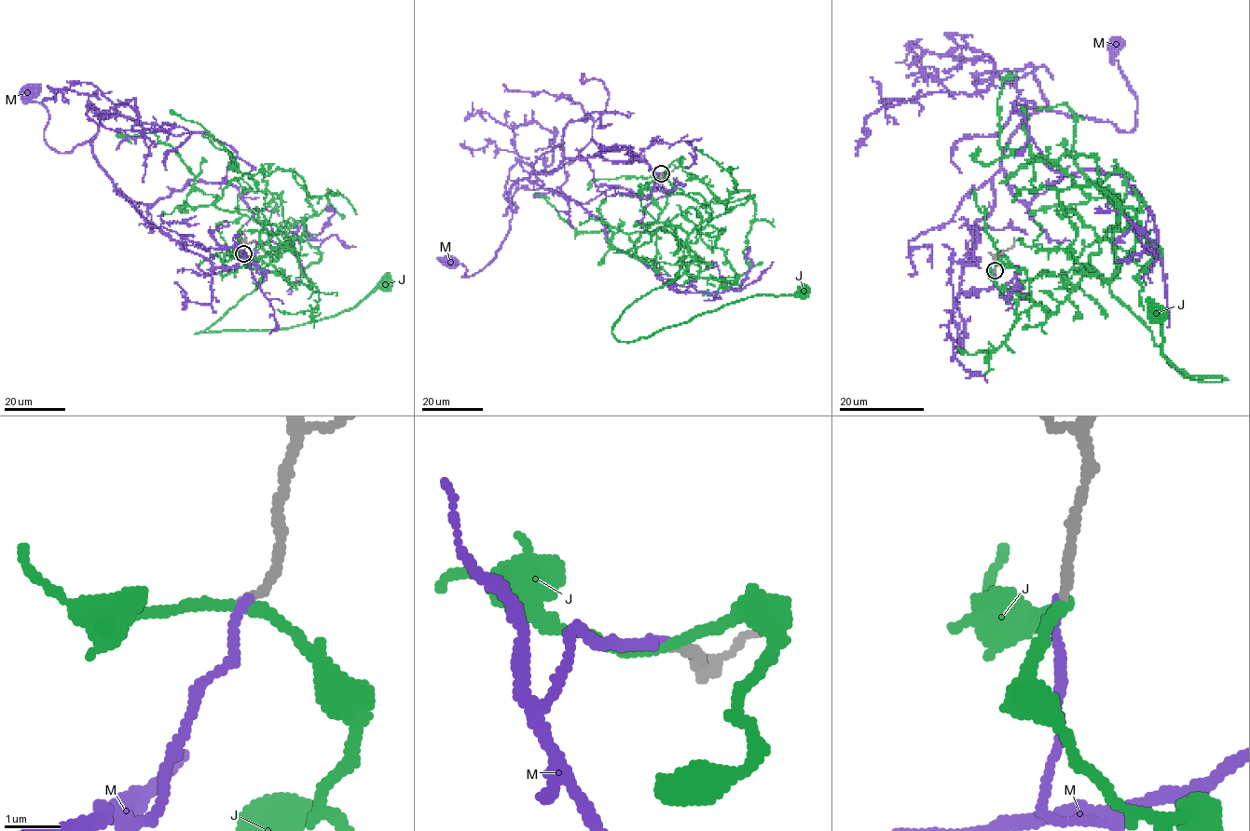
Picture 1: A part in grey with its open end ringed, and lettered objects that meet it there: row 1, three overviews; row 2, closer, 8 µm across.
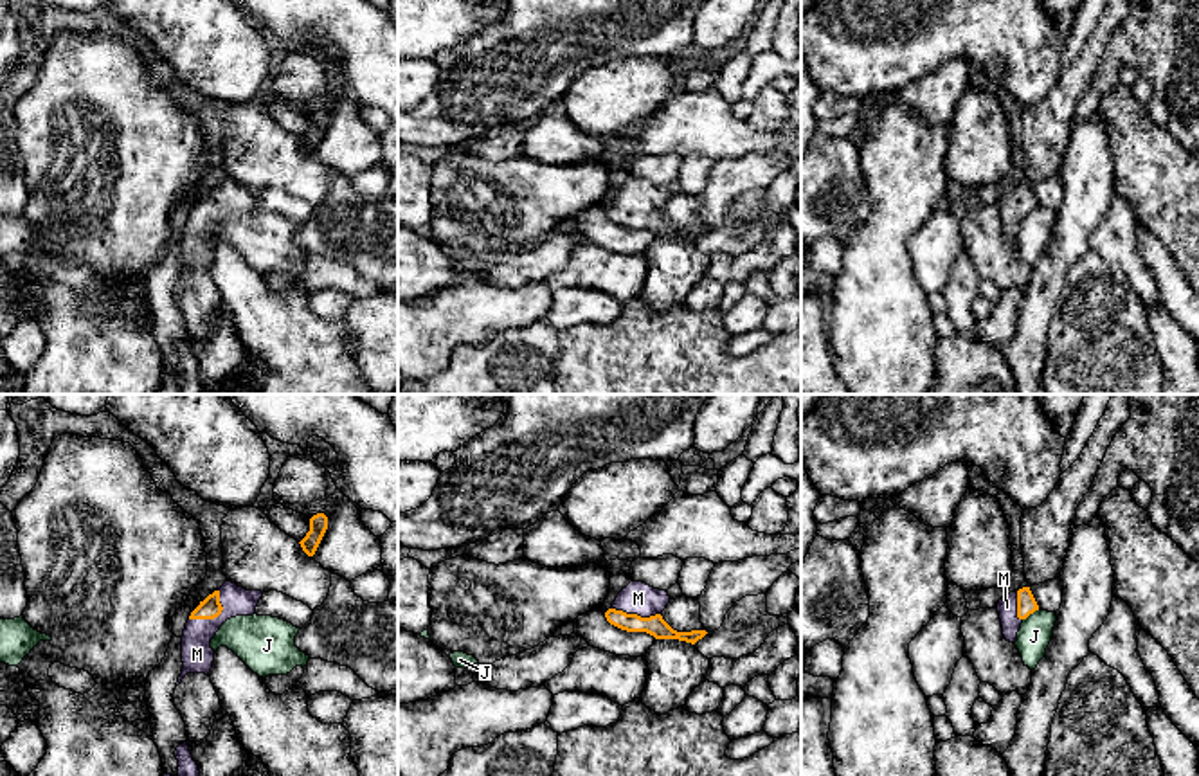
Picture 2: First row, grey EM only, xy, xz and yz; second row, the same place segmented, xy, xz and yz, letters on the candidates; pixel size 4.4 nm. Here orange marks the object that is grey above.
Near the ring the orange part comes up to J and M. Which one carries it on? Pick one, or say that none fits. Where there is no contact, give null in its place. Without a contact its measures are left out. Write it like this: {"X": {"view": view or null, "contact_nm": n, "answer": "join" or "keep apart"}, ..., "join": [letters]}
{"J": {"view": "yz", "contact_nm": 90, "answer": "keep apart"}, "M": {"view": "xy", "contact_nm": 190, "answer": "join"}, "join": ["M"]}

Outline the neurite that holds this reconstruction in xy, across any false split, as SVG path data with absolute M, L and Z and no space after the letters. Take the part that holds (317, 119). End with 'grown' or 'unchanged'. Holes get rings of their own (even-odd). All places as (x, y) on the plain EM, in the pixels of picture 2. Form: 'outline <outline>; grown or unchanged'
outline M317 110L310 115L310 128L306 130L306 133L299 139L302 148L308 153L313 153L324 130L328 126L328 113L324 110Z; unchanged

